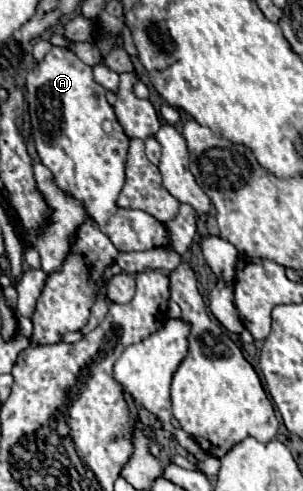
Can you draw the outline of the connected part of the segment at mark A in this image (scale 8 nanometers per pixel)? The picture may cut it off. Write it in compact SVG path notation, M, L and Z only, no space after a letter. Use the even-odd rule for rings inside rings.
M53 47L41 63L35 65L33 71L27 75L27 103L29 115L33 125L33 139L35 149L41 157L41 163L53 173L55 183L65 193L79 199L87 215L103 229L103 233L113 241L119 251L147 251L153 247L163 247L169 243L169 235L165 225L151 217L145 211L121 209L117 205L119 191L125 183L125 157L129 147L129 137L123 133L121 125L117 123L113 107L105 99L105 89L95 83L93 69L85 65L69 47Z

